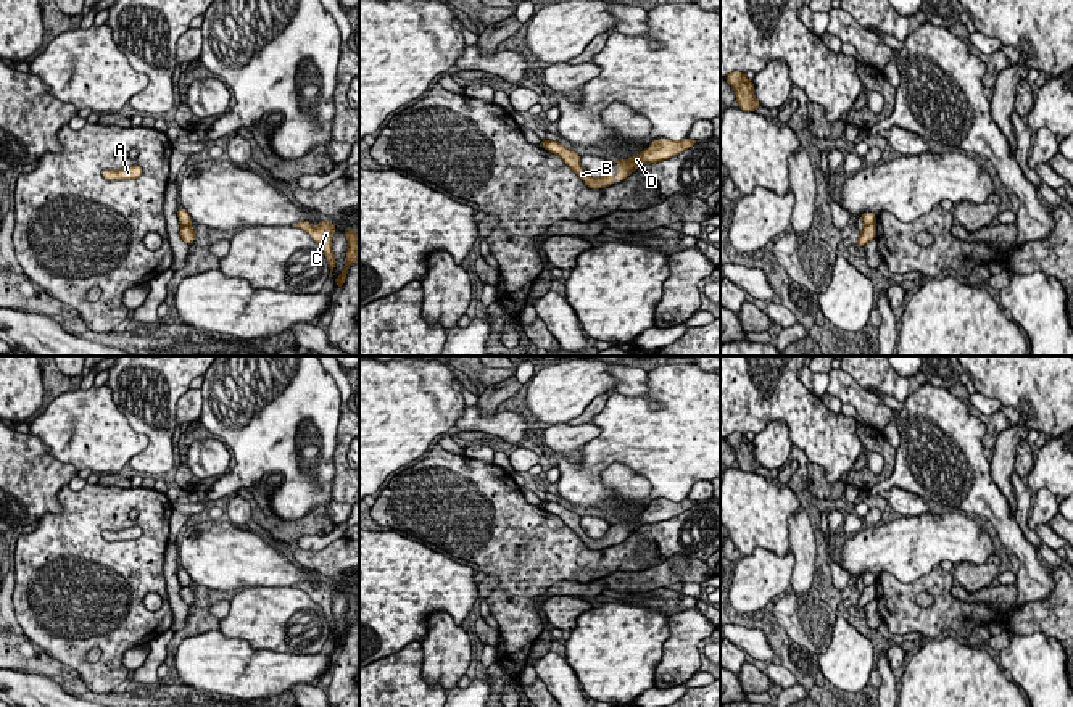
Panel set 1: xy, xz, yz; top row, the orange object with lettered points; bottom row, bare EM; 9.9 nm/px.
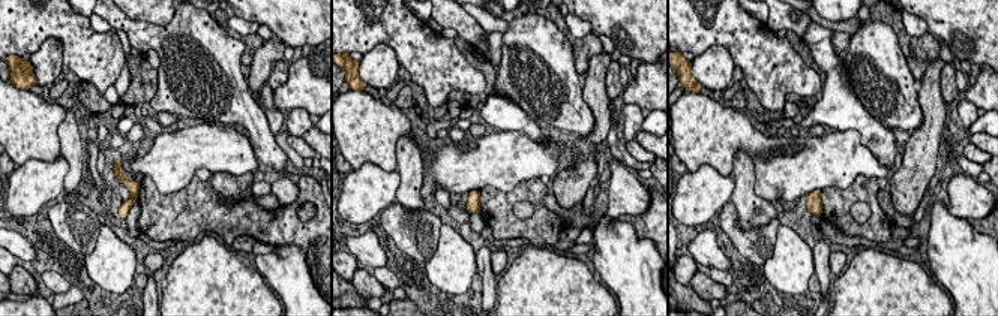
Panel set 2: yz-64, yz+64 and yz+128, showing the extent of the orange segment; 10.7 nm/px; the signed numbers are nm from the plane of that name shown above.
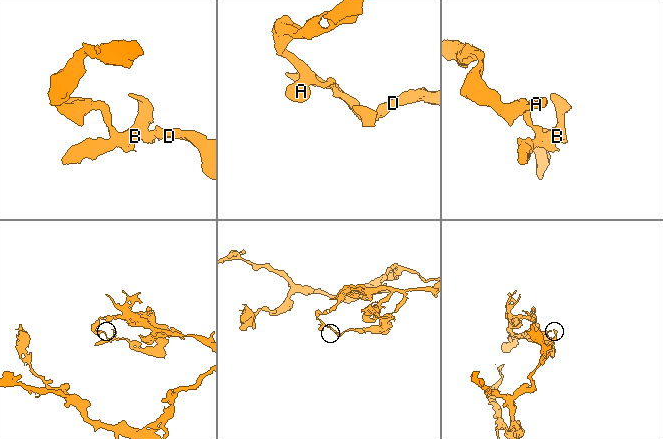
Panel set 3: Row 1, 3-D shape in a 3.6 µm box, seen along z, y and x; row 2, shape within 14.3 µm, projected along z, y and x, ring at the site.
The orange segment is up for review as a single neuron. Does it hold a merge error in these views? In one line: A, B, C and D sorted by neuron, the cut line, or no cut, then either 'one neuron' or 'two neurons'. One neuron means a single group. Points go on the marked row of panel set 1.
A / B C D | xy (187, 224), (181, 227) | two neurons

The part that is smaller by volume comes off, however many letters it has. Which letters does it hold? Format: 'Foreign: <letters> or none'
Foreign: B, C, D

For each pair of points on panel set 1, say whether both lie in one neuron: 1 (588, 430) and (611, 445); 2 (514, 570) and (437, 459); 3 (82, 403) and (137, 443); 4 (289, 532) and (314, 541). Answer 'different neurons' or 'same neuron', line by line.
1: different neurons
2: same neuron
3: same neuron
4: different neurons

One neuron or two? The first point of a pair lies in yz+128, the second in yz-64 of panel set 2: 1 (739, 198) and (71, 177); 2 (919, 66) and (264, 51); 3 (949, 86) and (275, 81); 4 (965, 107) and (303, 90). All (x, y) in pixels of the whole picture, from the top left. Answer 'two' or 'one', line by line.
1: one
2: two
3: one
4: two

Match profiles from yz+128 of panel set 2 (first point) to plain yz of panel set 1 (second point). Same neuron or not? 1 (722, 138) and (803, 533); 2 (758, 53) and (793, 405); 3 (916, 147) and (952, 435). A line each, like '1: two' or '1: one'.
1: two
2: one
3: two

